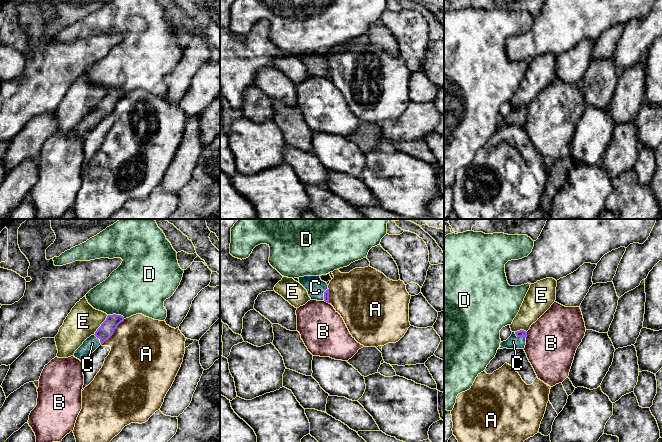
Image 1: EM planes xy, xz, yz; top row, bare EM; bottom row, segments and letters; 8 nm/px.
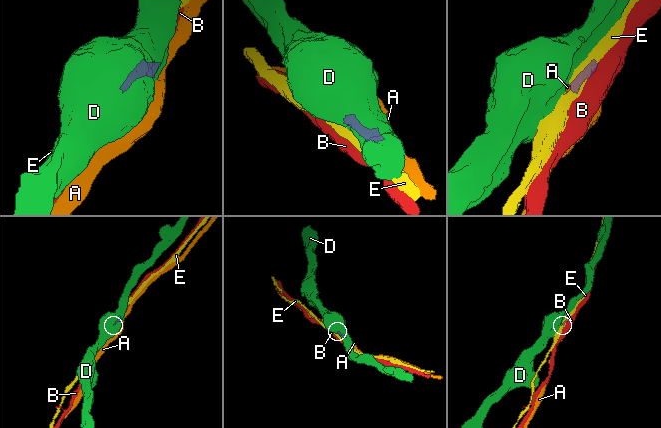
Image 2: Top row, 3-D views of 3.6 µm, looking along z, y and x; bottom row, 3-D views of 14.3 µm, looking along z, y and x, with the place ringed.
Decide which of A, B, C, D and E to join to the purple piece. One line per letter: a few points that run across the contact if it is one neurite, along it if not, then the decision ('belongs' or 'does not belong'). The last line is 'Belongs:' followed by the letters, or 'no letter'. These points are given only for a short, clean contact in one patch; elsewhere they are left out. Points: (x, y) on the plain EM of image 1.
A: does not belong
B: does not belong
C: line yz (521, 109), (519, 112), (513, 117); belongs
D: does not belong
E: does not belong
Belongs: C

